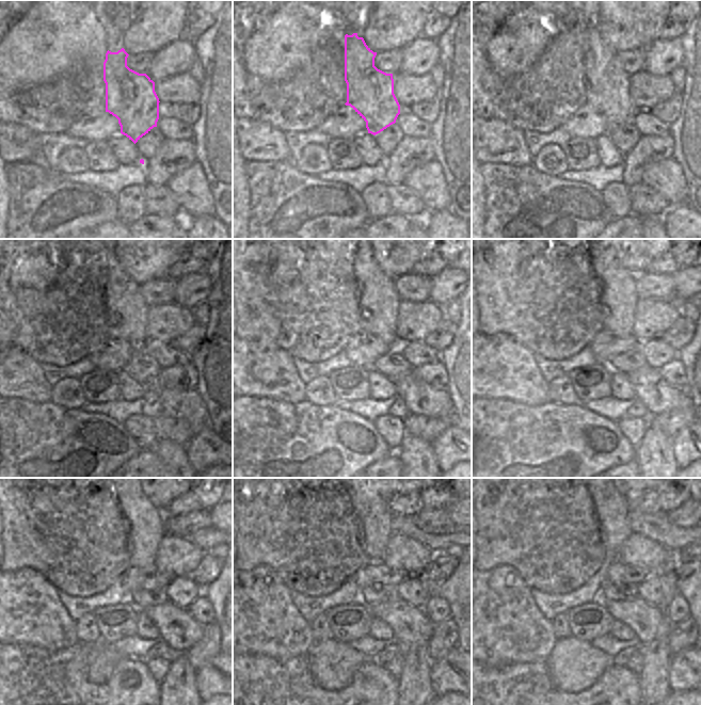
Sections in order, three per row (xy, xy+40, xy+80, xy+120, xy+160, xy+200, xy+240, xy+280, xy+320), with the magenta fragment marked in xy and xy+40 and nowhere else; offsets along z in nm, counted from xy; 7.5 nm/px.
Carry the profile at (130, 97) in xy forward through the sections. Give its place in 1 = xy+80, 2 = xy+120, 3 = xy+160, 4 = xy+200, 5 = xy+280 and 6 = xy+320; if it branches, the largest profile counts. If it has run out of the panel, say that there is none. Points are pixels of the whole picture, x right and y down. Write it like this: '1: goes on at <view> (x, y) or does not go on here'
1: goes on at xy+80 (606, 83)
2: goes on at xy+120 (127, 311)
3: goes on at xy+160 (379, 300)
4: goes on at xy+200 (619, 298)
5: goes on at xy+280 (377, 539)
6: goes on at xy+320 (618, 530)

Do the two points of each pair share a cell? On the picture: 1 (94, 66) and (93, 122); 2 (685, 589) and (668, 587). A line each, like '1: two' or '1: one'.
1: two
2: two

